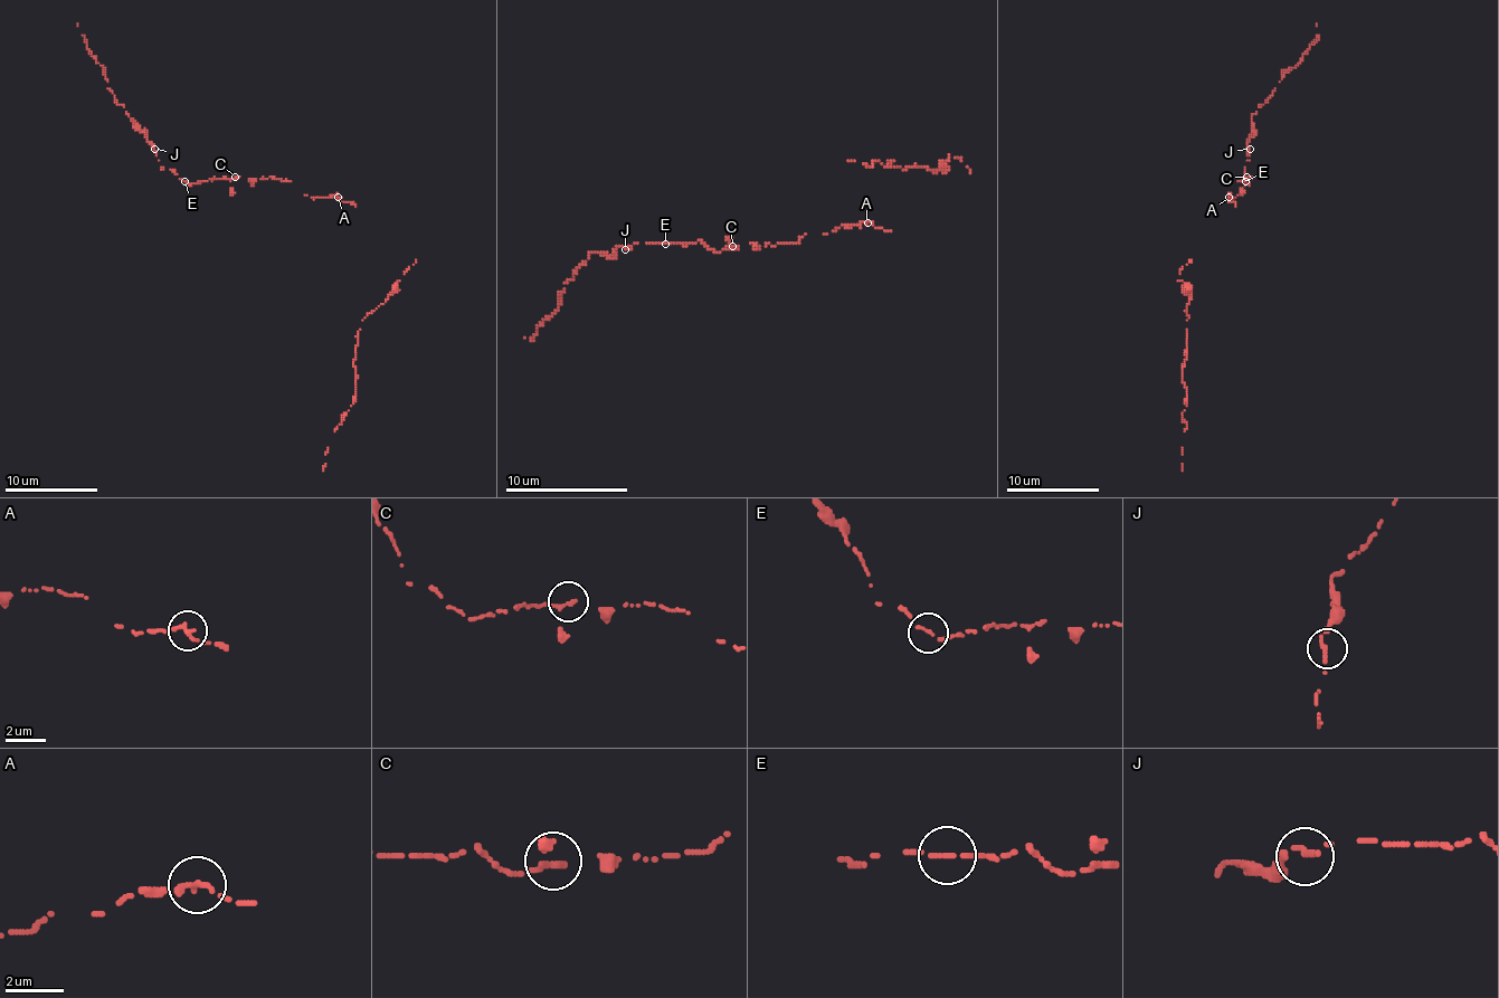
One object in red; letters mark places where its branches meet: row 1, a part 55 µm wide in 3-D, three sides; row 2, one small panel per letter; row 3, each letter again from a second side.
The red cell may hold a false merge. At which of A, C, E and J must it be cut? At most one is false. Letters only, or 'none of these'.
none of these

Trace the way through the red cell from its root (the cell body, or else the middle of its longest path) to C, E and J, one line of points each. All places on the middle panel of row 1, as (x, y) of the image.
C: (805, 234), (796, 243), (732, 246)
E: (805, 234), (796, 243), (775, 246), (750, 243), (720, 253), (708, 249), (699, 240), (665, 243)
J: (805, 234), (796, 243), (750, 243), (720, 253), (699, 240), (634, 243), (625, 249)

